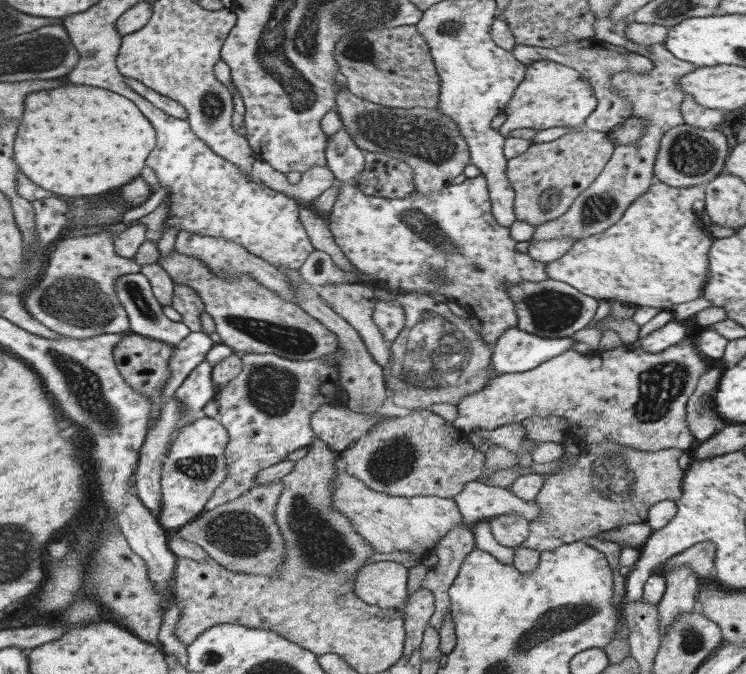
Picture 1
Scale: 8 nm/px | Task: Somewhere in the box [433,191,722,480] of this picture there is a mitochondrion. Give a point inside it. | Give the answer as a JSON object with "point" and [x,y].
{"point":[659,386]}

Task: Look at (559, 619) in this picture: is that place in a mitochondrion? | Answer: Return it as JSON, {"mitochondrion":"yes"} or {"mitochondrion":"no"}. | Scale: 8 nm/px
{"mitochondrion":"yes"}

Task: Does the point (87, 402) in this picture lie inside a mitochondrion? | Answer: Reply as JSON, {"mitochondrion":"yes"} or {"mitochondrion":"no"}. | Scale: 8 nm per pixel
{"mitochondrion":"yes"}

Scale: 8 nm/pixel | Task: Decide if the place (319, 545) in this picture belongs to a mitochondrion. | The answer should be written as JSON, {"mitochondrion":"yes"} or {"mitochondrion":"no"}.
{"mitochondrion":"yes"}

